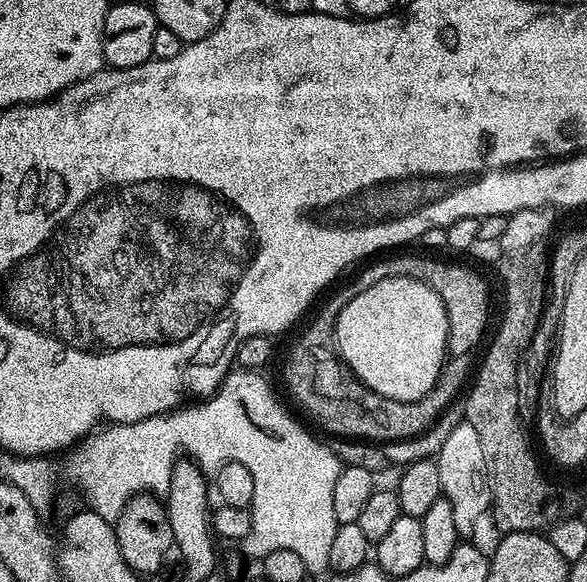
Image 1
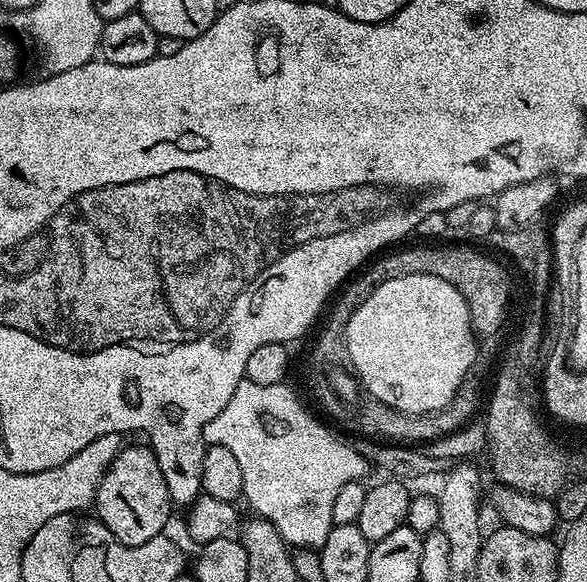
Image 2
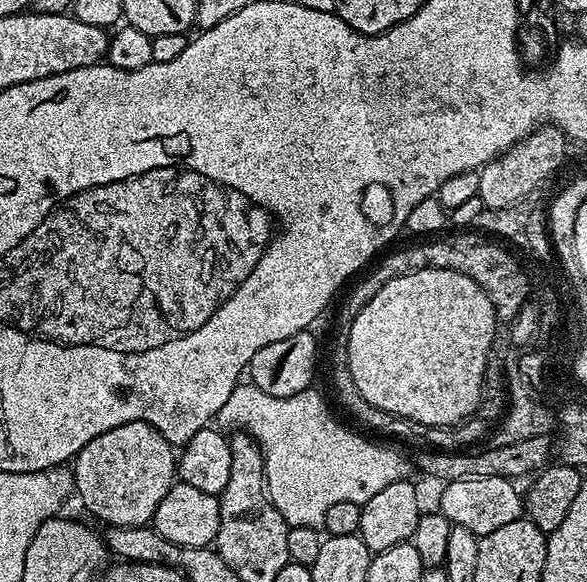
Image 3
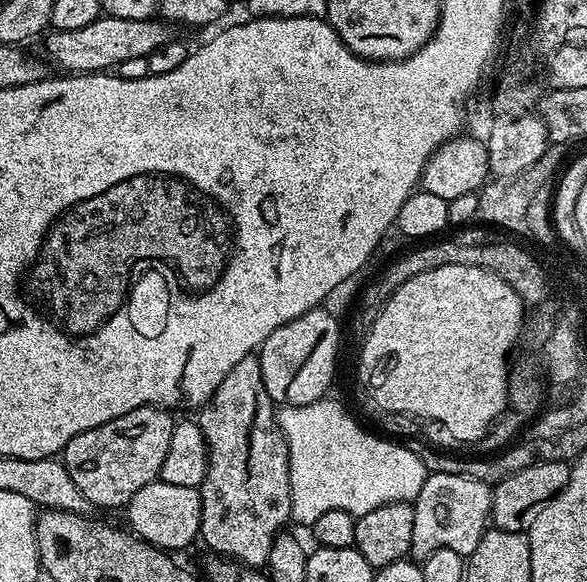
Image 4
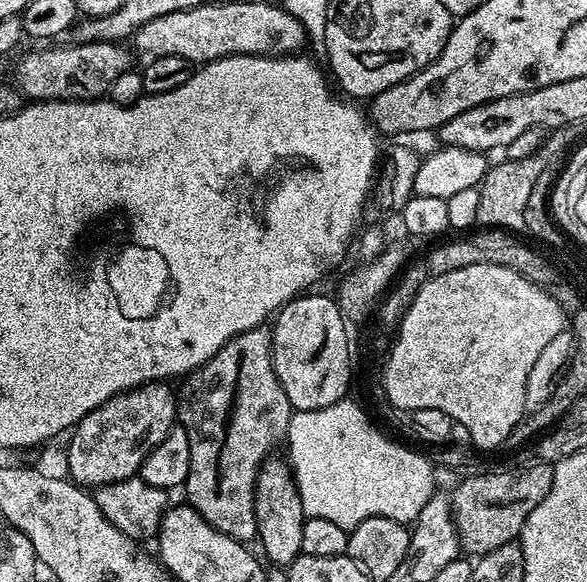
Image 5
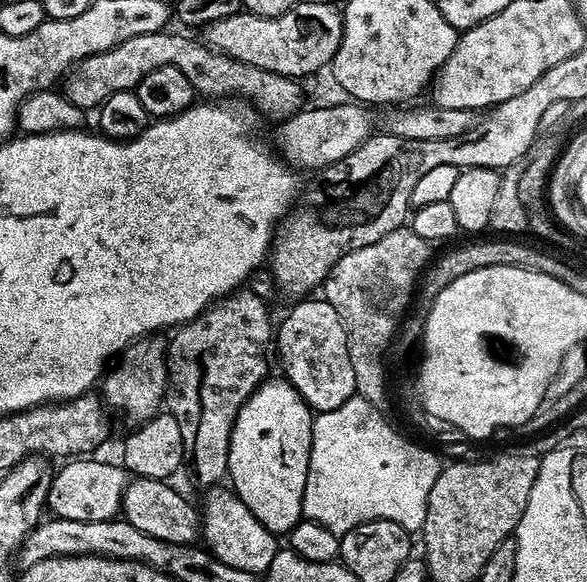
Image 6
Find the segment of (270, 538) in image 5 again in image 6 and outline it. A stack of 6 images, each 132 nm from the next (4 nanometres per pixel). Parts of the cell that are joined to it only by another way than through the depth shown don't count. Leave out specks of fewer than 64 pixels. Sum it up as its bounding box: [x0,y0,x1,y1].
[230,378,314,534]

